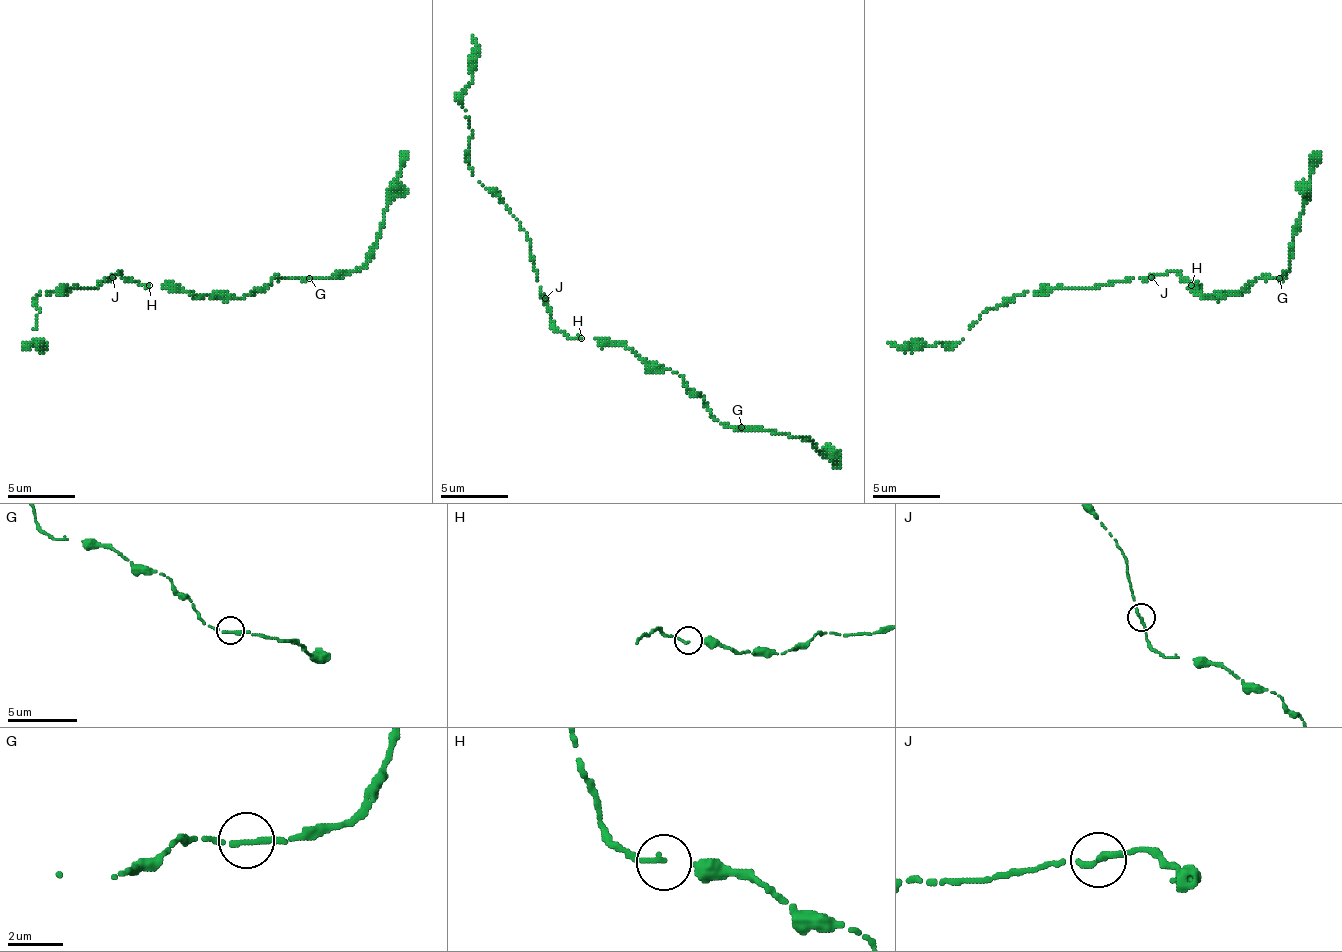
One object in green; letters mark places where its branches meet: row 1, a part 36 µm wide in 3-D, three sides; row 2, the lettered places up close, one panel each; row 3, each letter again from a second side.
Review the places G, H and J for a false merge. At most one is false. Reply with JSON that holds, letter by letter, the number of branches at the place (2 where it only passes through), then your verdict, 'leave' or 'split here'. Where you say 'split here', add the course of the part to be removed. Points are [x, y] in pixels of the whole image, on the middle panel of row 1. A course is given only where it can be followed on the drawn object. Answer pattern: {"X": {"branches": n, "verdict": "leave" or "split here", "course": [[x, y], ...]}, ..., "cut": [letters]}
{"G": {"branches": 2, "verdict": "leave"}, "H": {"branches": 2, "verdict": "leave"}, "J": {"branches": 2, "verdict": "leave"}, "cut": []}

